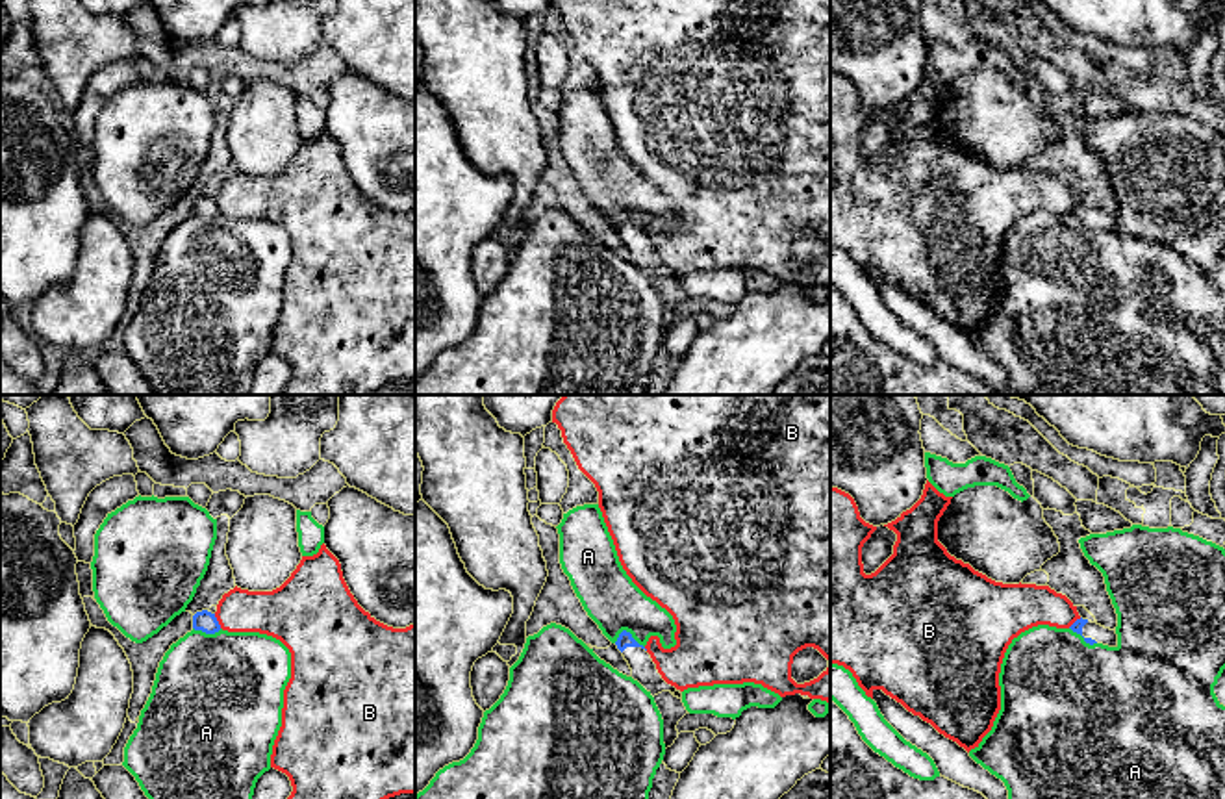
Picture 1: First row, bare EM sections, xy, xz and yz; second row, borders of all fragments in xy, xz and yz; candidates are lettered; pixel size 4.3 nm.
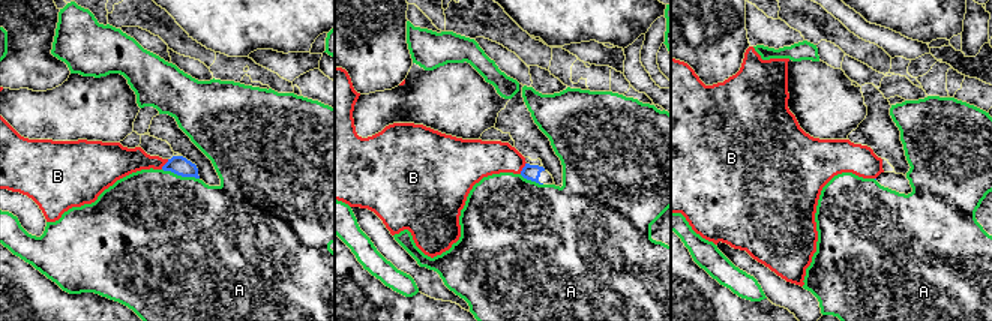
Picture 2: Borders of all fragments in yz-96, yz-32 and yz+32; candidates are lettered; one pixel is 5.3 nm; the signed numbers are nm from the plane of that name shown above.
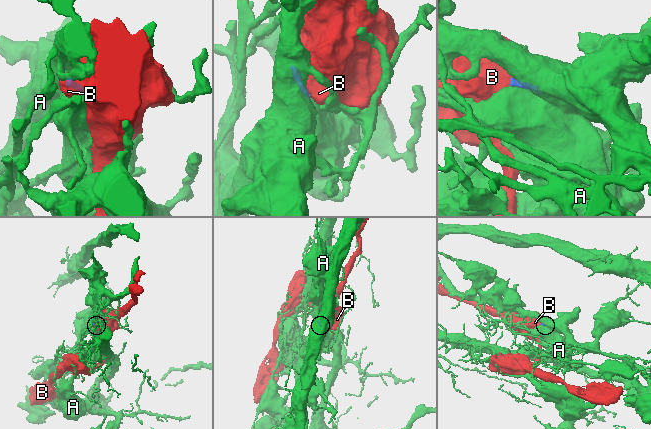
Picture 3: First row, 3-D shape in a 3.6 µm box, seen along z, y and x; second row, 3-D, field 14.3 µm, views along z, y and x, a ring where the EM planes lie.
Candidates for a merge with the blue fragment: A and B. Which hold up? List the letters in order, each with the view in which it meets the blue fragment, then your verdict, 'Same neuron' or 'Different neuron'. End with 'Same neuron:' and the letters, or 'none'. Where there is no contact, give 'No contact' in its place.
A: Touches blue in xz. Different neuron
B: Touches blue in xy. Different neuron
Same neuron: none

